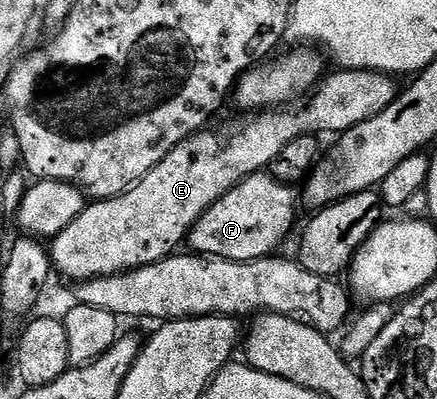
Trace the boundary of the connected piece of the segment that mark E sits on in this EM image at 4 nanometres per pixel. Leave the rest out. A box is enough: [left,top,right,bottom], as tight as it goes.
[49,68,397,284]

